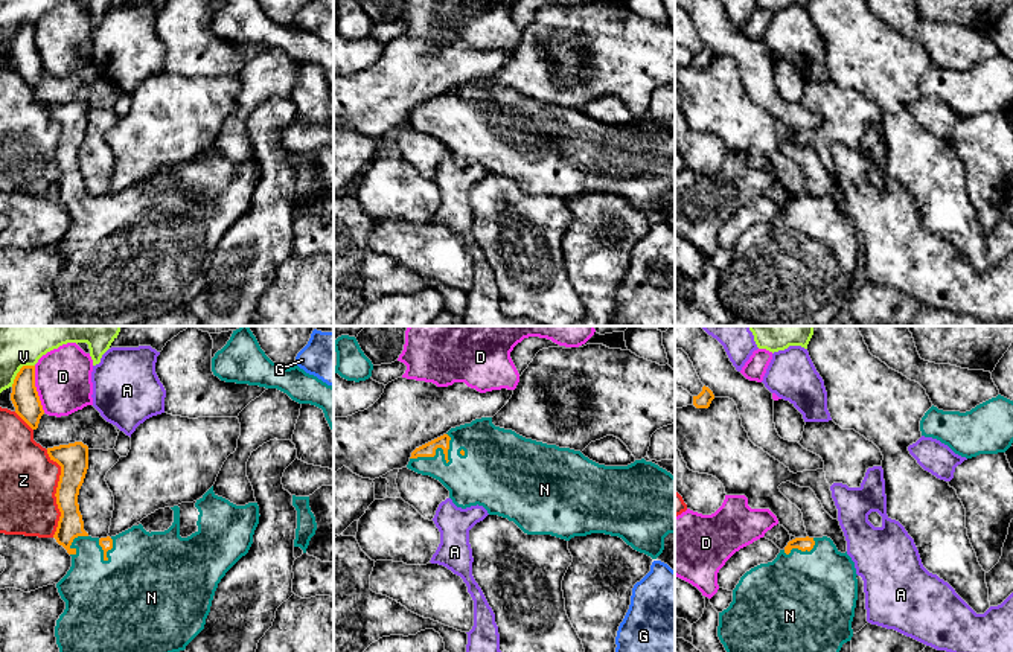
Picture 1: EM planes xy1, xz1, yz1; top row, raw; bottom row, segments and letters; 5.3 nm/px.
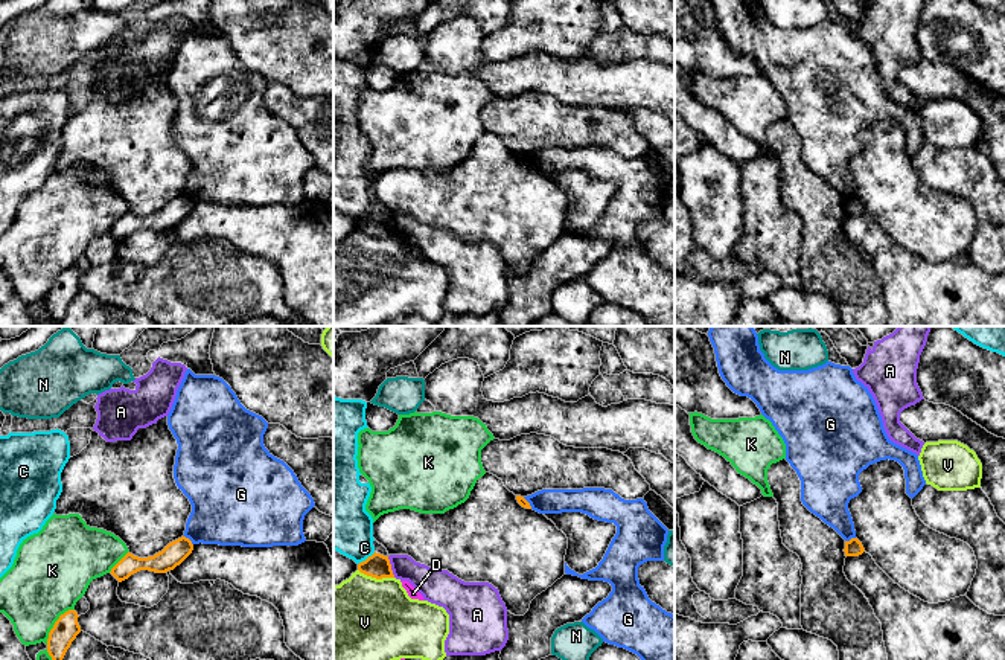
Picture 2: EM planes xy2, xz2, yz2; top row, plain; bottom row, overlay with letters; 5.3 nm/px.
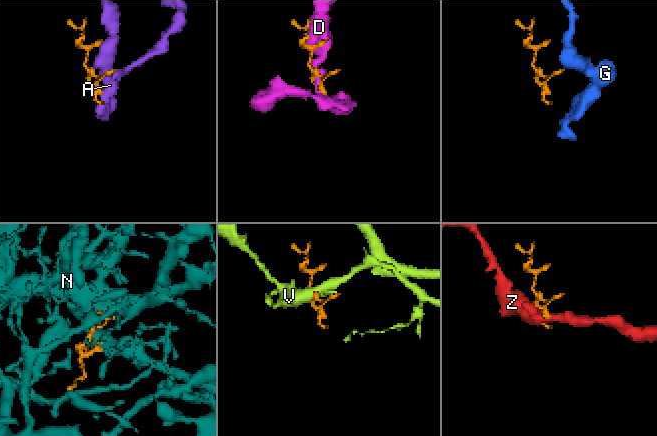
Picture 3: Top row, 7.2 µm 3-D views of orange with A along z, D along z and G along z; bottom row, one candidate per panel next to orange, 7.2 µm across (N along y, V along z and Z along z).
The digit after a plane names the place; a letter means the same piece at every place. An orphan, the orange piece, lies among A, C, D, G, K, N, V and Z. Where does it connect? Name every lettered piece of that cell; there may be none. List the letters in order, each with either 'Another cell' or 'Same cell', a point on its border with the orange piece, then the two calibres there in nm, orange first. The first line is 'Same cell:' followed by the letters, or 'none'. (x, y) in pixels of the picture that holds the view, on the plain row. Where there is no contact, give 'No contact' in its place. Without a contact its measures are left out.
Same cell: N
A: Another cell. Touches orange at xz2 (390, 226). Thickness 130 nm (orange) against 170 nm
C: Another cell. Touches orange at xz2 (367, 217). Thickness 130 nm (orange) against 300 nm
D: Another cell. Touches orange at xy1 (35, 47). Thickness 140 nm (orange) against 300 nm
G: Another cell. Touches orange at xy2 (189, 198). Thickness 120 nm (orange) against 360 nm
K: Another cell. Touches orange at xy2 (55, 282). Thickness 140 nm (orange) against 400 nm
N: Same cell. Touches orange at xz1 (434, 110). Thickness 80 nm (orange) against 280 nm
V: Another cell. Touches orange at xz2 (376, 237). Thickness 130 nm (orange) against 480 nm
Z: Another cell. Touches orange at xy1 (55, 153). Thickness 160 nm (orange) against 300 nm

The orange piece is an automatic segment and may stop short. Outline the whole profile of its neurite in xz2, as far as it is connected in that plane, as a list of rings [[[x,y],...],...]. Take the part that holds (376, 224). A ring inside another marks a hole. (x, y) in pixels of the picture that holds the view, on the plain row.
[[[376,210],[365,219],[359,221],[358,229],[376,238],[394,236],[388,215]]]

